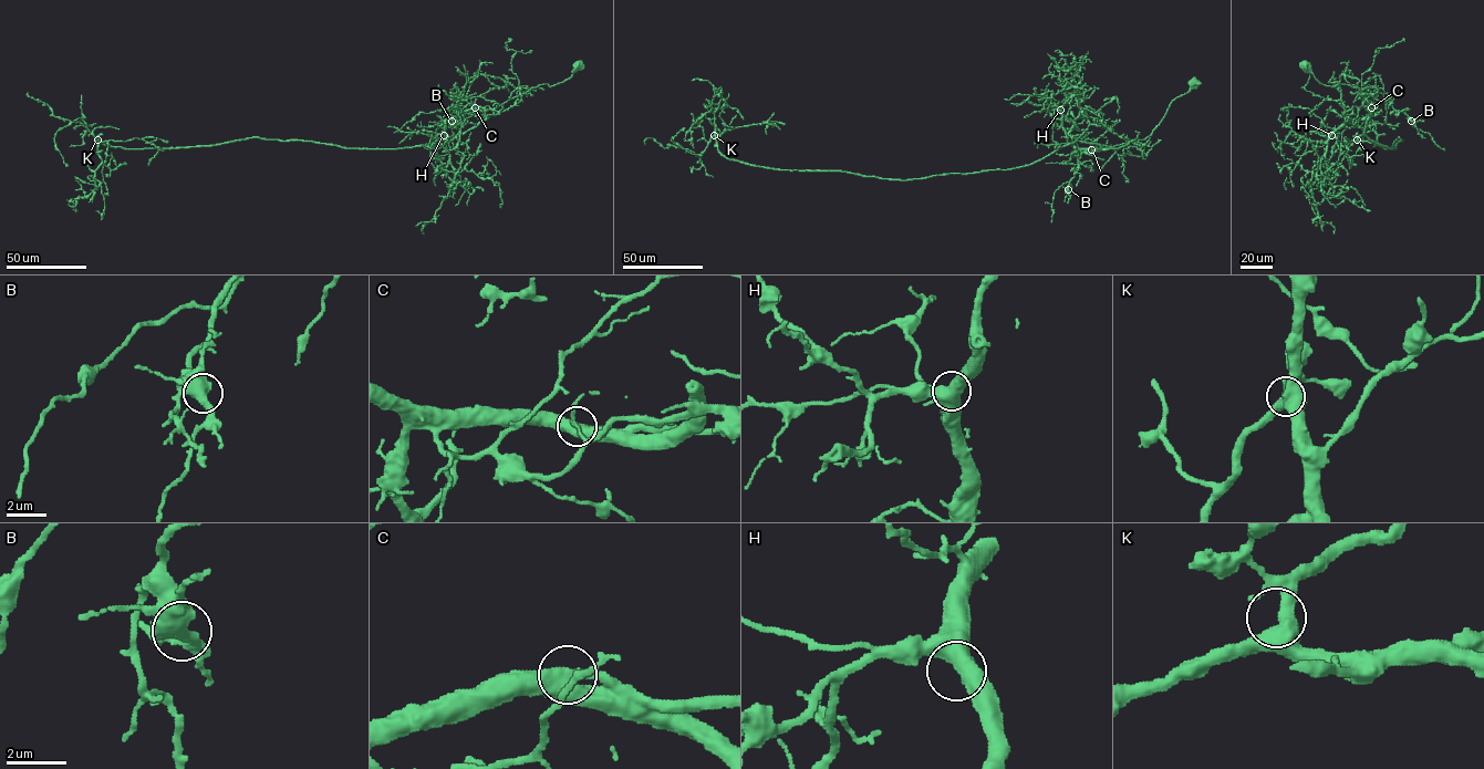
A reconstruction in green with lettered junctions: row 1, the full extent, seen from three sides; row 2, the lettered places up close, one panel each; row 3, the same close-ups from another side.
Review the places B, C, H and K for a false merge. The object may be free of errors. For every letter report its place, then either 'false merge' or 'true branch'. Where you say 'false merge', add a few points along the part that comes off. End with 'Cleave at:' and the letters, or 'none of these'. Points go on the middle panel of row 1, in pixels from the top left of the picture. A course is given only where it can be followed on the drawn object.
B: at (1068, 189); true branch
C: at (1091, 149); true branch
H: at (1060, 110); true branch
K: at (714, 135); true branch
Cleave at: none of these

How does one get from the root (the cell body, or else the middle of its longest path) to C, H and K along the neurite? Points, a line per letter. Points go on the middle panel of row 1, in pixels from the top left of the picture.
C: (1195, 83), (1172, 102), (1161, 122), (1144, 138), (1092, 149)
H: (1195, 83), (1172, 102), (1150, 135), (1103, 149), (1078, 149), (1071, 145), (1062, 125), (1060, 110)
K: (1195, 83), (1144, 139), (1099, 149), (1075, 142), (1005, 169), (900, 180), (767, 168), (725, 157), (714, 135)

